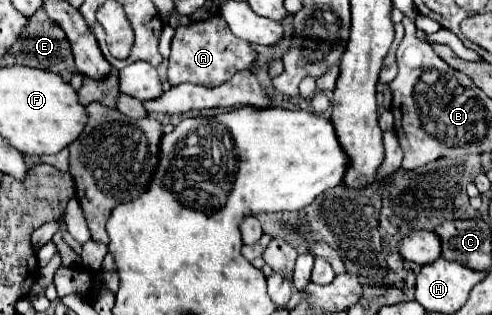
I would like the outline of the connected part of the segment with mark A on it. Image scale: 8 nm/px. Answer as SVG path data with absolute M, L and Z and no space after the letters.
M213 16L203 22L193 22L189 26L179 26L171 42L169 56L169 82L171 86L189 82L189 84L207 84L215 86L227 82L235 72L245 70L253 64L257 52L243 40L239 40L221 16Z

